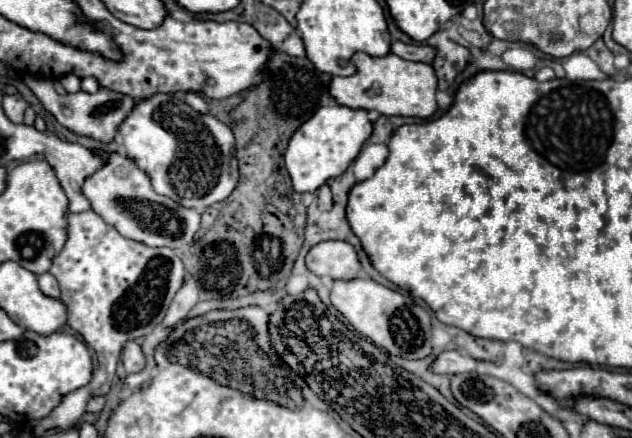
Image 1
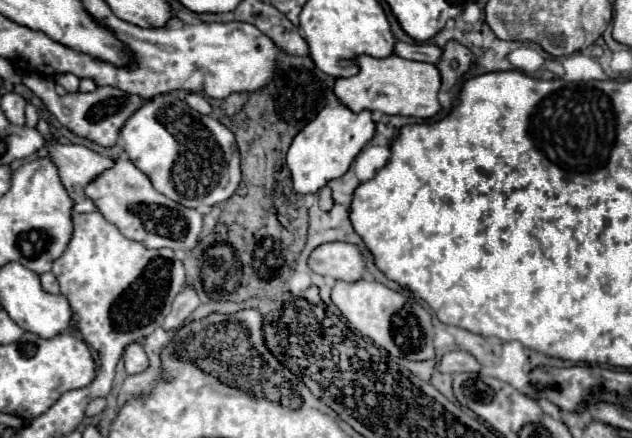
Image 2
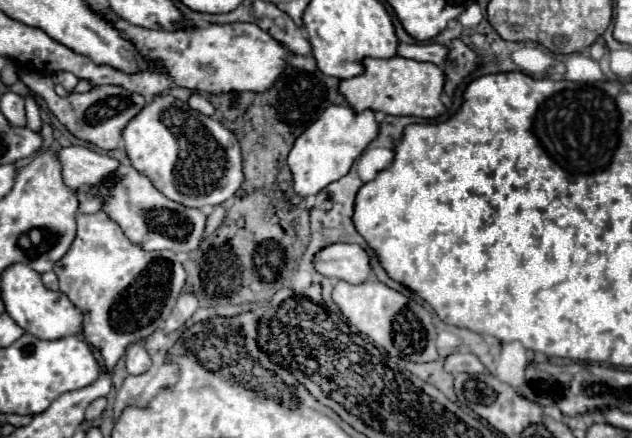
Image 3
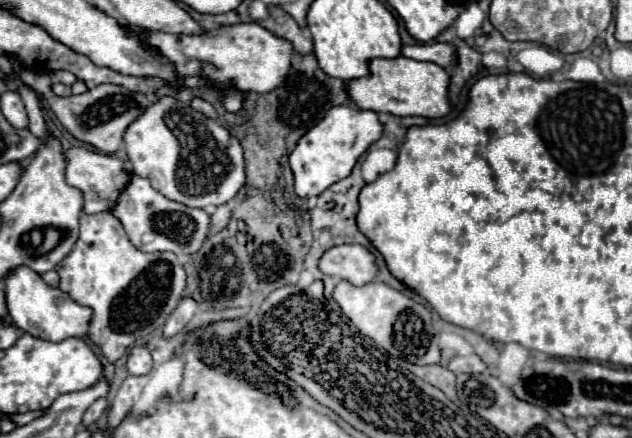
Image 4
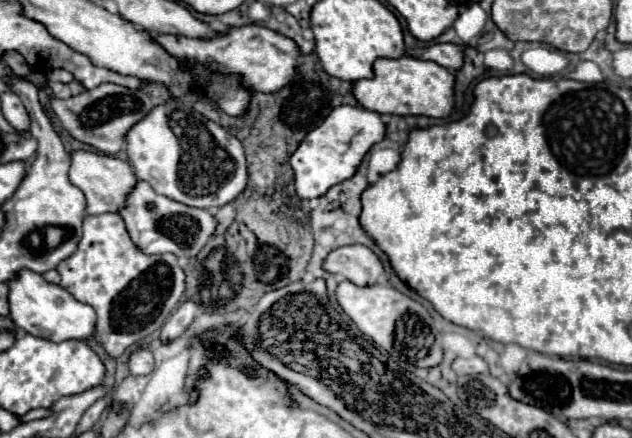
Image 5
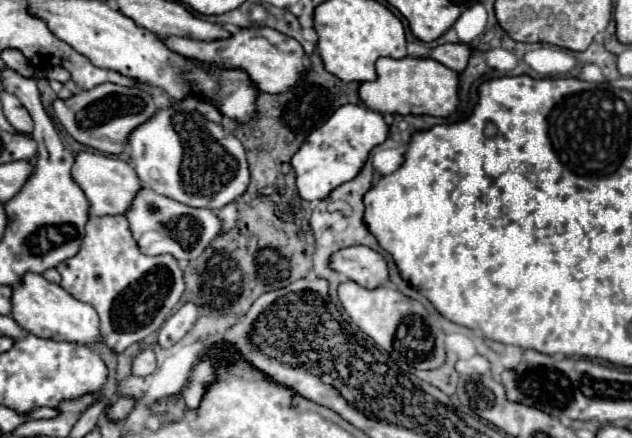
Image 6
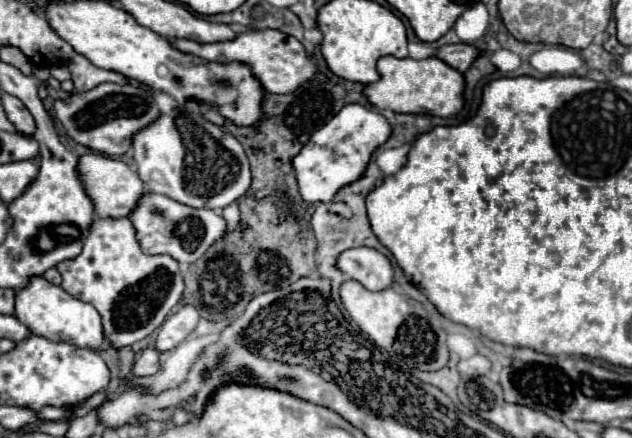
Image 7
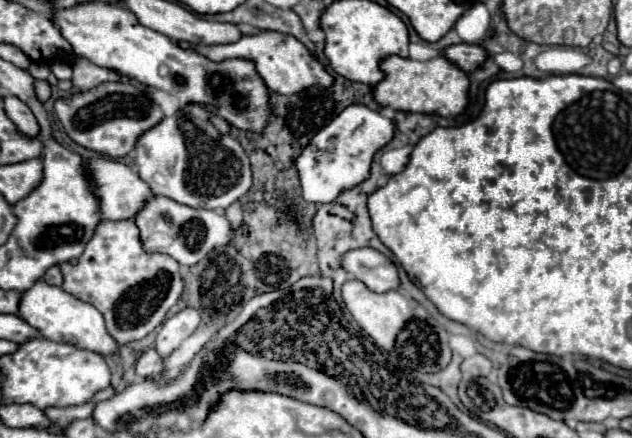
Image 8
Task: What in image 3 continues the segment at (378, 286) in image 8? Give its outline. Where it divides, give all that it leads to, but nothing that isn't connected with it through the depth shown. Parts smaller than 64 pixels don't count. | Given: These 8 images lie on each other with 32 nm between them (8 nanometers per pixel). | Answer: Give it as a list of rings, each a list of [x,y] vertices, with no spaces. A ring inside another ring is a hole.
[[[334,244],[324,246],[314,254],[314,268],[316,272],[338,278],[350,284],[360,284],[370,278],[370,266],[368,266],[368,254],[358,244]]]

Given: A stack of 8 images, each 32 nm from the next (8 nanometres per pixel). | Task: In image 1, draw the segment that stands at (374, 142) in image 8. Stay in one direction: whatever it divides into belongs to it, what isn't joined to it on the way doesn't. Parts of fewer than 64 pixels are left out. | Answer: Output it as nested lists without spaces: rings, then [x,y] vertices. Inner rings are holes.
[[[324,106],[318,108],[312,118],[308,118],[288,142],[284,152],[284,162],[292,178],[296,192],[314,192],[328,178],[340,176],[348,164],[356,158],[362,144],[372,134],[372,122],[368,120],[366,110],[350,110],[348,106]]]

